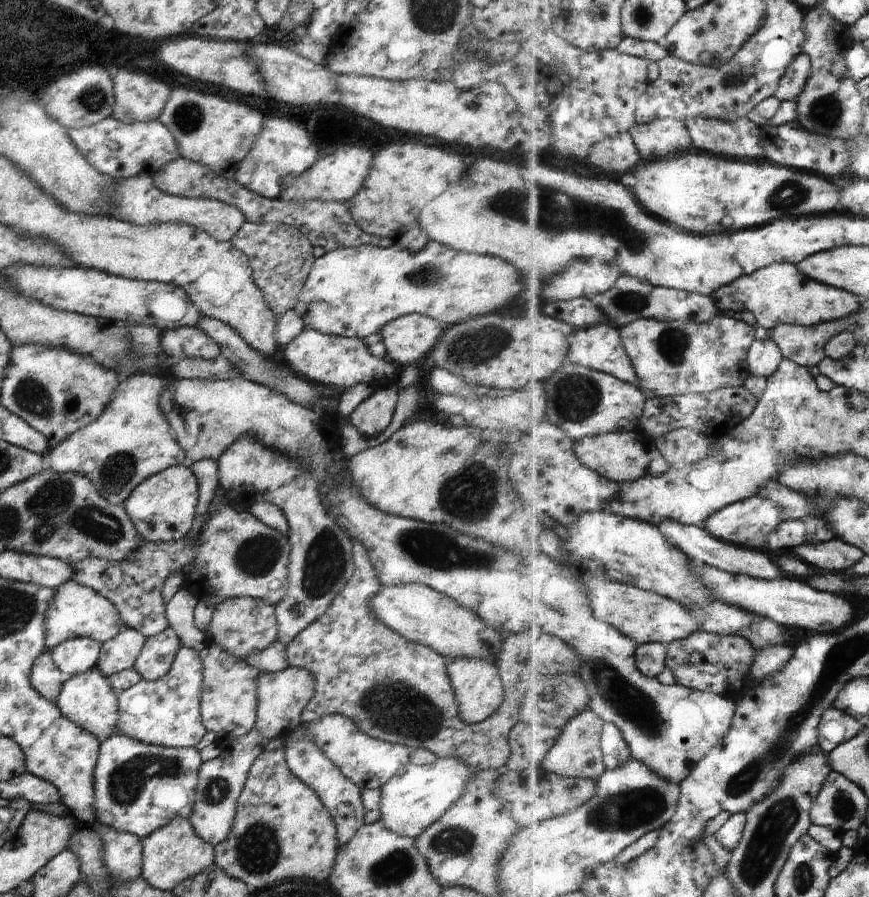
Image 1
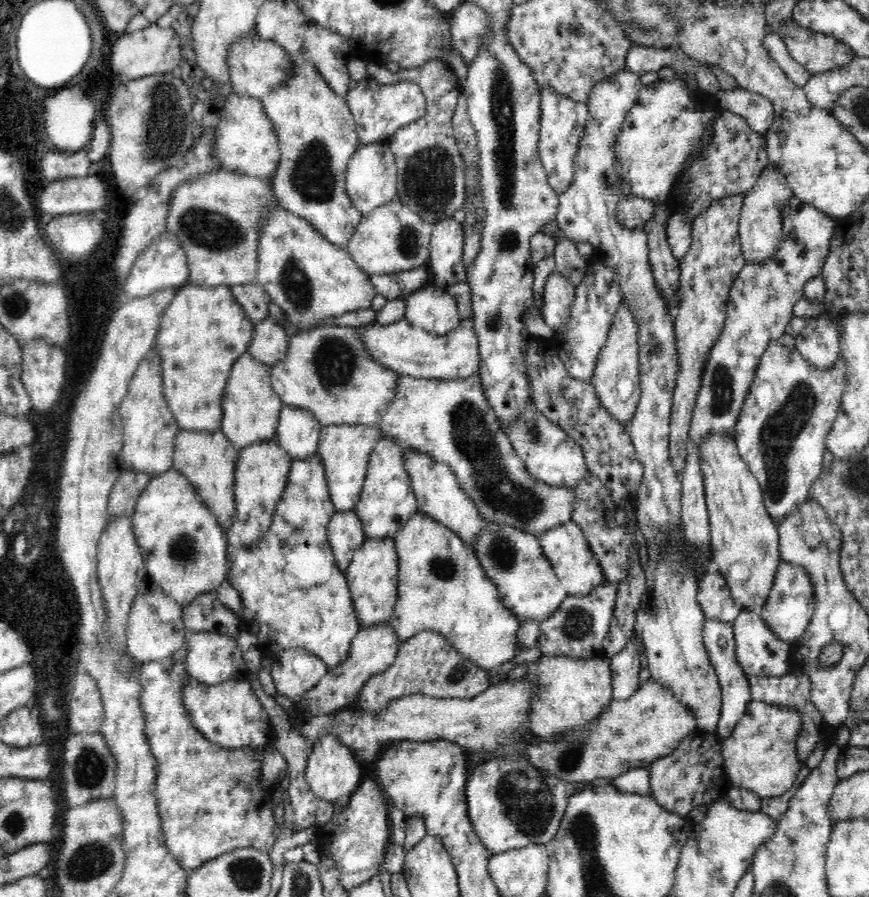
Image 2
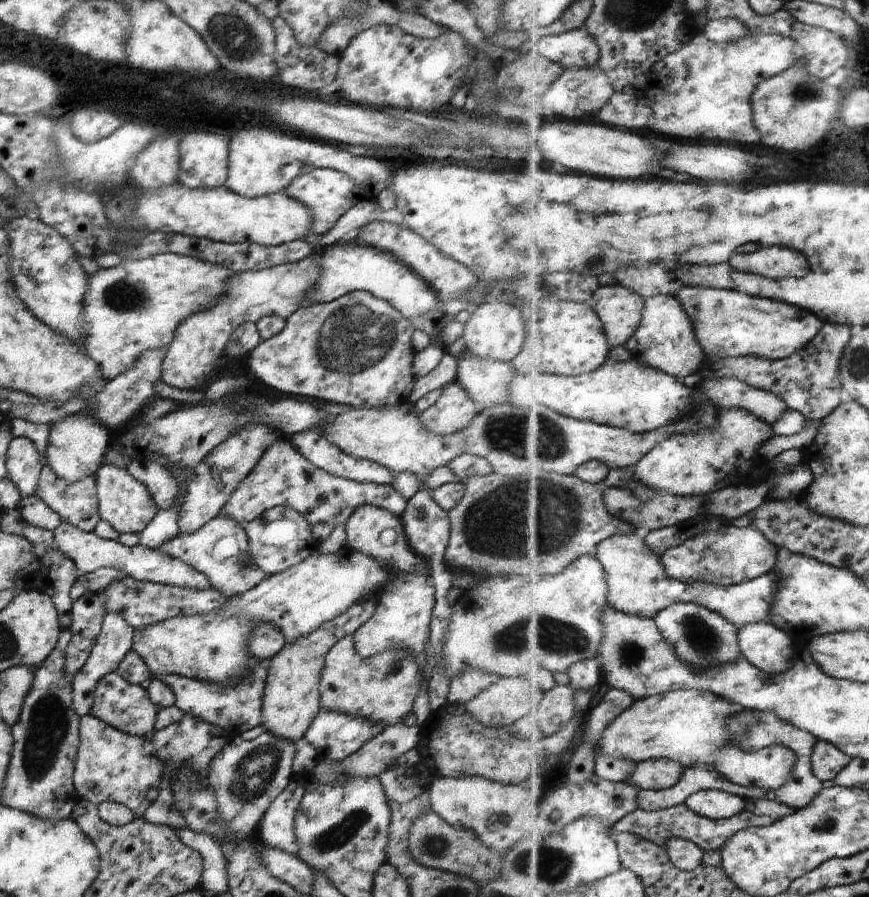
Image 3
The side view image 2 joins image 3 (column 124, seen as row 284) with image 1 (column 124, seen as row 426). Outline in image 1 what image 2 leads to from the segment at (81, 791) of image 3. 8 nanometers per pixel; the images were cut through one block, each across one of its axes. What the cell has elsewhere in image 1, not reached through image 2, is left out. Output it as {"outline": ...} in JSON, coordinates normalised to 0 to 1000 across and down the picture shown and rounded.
{"outline":[[[206,721],[194,747],[181,758],[166,759],[133,771],[136,802],[133,818],[182,833],[223,833],[236,818],[230,797],[232,742],[228,726]]]}

